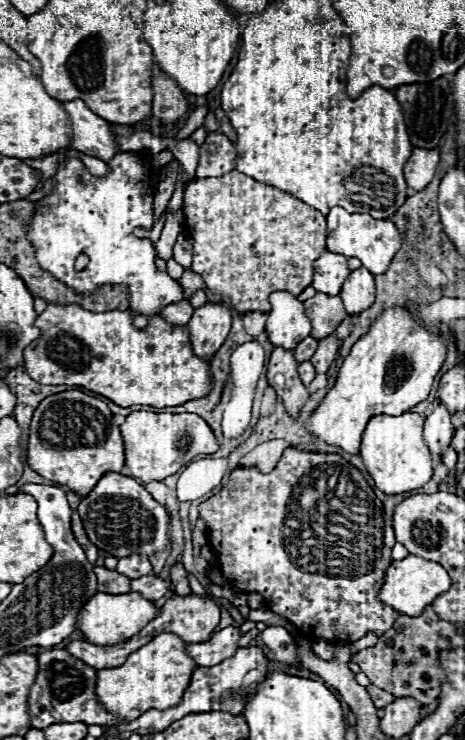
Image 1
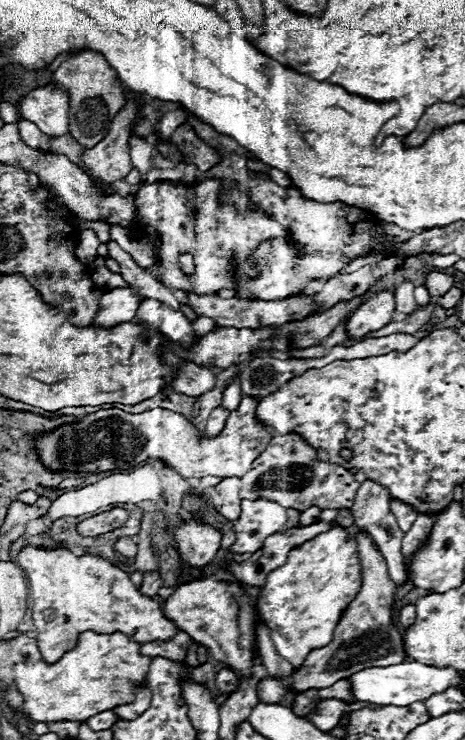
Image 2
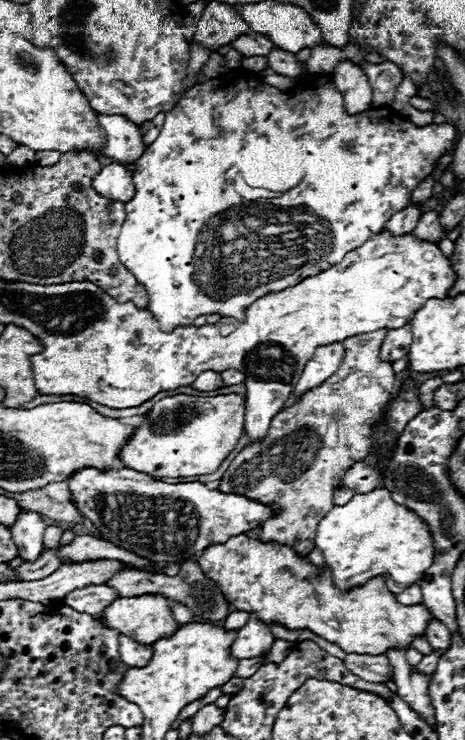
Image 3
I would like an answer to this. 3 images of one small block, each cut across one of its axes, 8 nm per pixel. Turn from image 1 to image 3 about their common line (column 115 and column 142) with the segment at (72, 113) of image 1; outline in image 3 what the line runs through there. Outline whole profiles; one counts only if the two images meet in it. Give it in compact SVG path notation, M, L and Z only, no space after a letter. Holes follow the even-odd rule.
M98 116L100 126L104 128L108 142L106 142L106 156L114 158L120 164L134 164L140 154L144 154L146 144L142 140L140 126L130 122L124 116Z

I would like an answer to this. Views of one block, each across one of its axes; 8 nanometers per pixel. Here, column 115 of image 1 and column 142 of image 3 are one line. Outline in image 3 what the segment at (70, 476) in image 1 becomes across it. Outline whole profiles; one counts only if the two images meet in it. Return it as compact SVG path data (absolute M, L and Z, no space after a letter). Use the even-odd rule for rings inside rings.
M188 394L166 396L146 412L148 420L136 426L132 438L120 448L118 458L126 468L140 468L140 472L152 478L212 474L234 450L244 430L244 412L246 400L238 394L204 398Z

